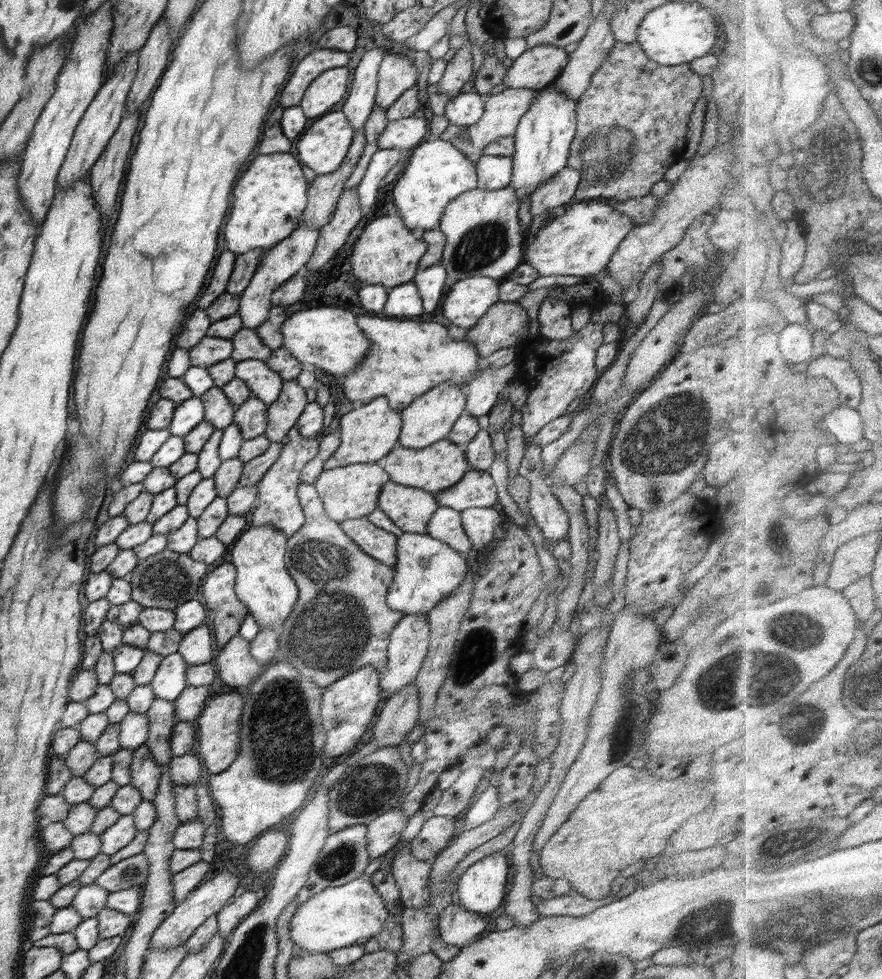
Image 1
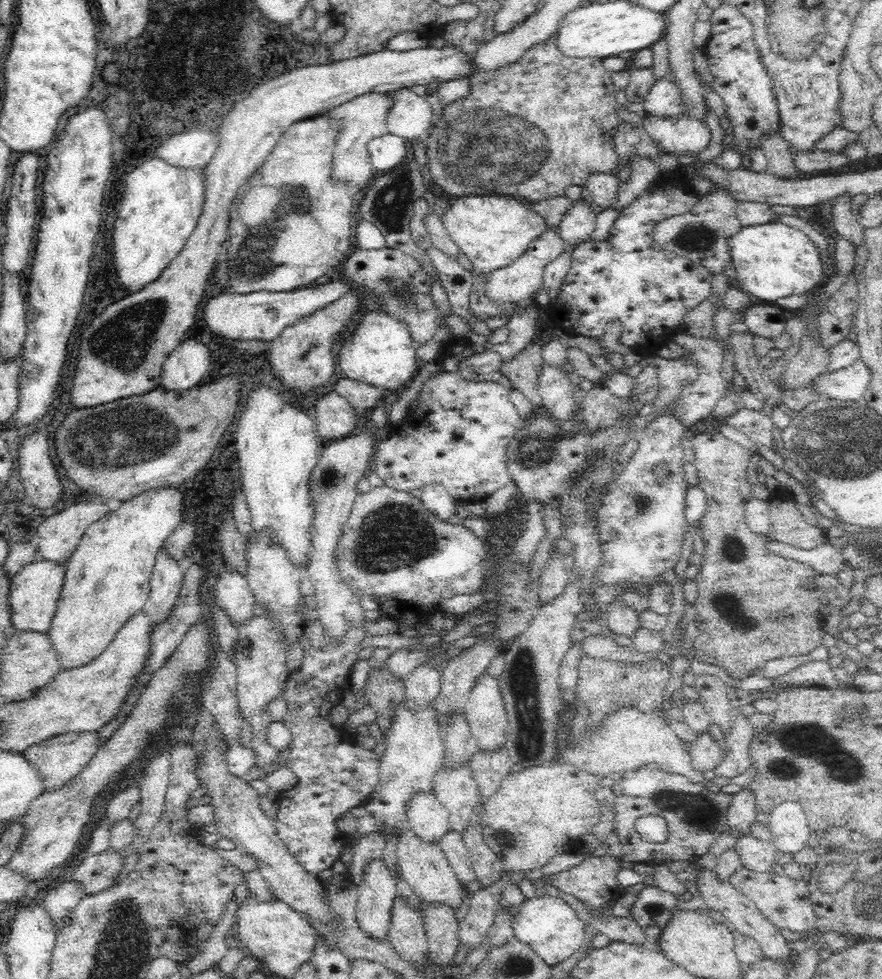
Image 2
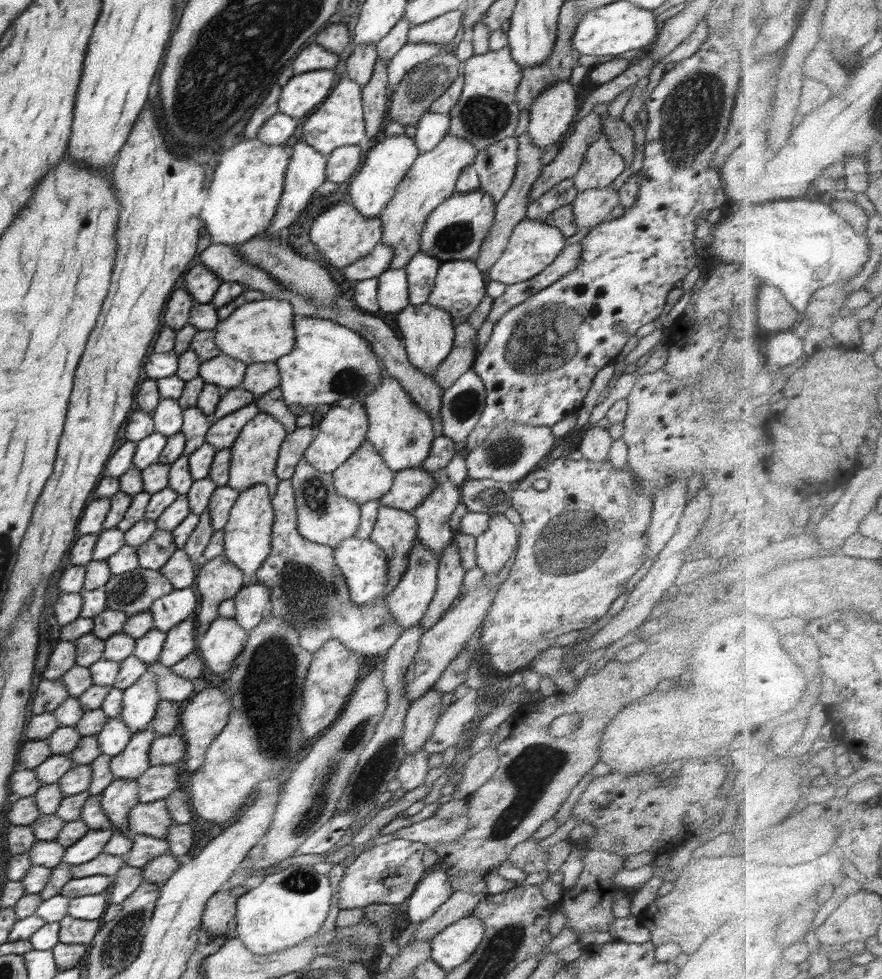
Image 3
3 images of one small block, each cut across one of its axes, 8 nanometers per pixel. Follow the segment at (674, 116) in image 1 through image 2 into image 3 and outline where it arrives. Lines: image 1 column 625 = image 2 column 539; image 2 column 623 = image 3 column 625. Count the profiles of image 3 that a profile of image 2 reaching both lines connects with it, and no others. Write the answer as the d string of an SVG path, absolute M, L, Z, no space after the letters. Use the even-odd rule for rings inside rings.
M603 131L593 140L578 173L571 179L578 191L605 188L626 170L624 158L612 150L612 144Z

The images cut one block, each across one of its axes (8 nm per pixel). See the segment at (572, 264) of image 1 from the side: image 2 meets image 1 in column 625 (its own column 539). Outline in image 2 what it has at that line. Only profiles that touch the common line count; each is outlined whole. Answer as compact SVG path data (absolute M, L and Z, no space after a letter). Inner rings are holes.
M477 195L451 198L446 199L444 206L446 206L446 210L441 222L448 232L449 237L471 260L473 264L471 274L473 276L476 274L486 274L486 272L491 273L494 270L512 264L516 258L520 258L520 256L531 247L530 244L532 244L536 238L540 238L545 233L548 233L550 228L542 216L539 216L528 207L529 202L524 202L523 200L512 197Z

